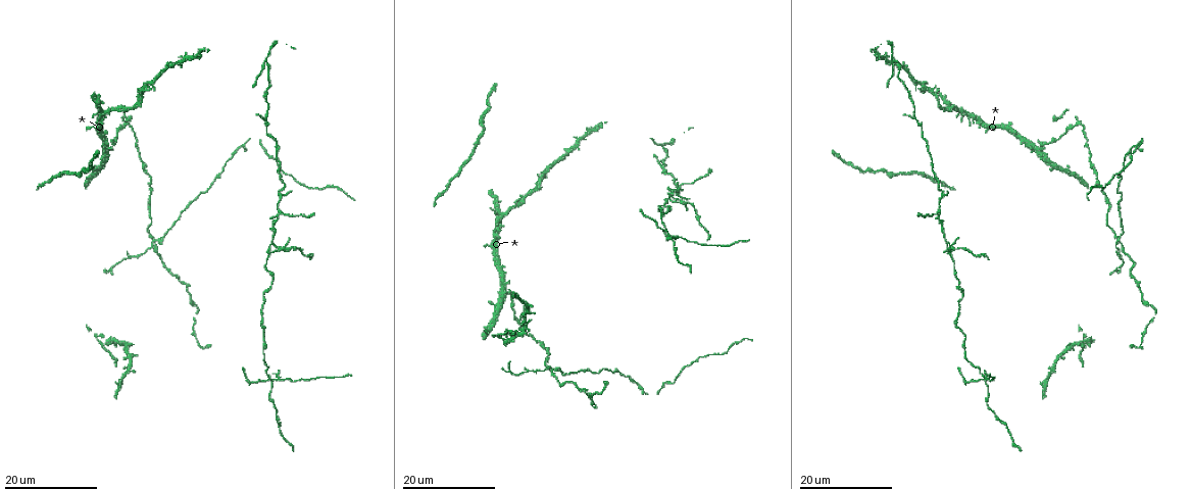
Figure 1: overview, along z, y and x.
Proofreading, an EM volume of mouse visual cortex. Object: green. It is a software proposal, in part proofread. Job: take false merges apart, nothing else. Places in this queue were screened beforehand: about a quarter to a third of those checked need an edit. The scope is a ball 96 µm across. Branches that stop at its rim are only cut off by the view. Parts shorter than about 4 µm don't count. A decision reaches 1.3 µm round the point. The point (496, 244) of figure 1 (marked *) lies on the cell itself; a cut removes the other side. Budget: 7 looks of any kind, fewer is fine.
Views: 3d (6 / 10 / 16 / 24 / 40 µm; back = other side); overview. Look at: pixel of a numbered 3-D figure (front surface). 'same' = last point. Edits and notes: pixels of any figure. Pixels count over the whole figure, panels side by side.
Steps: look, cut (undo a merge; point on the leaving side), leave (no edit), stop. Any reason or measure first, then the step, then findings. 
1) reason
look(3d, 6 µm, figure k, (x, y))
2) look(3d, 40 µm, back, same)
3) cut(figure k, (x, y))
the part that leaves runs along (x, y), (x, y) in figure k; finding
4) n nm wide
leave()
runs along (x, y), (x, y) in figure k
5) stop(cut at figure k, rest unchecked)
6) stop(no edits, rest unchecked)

four or more arms meet
look(3d, 16 µm, figure 1, (939, 214))

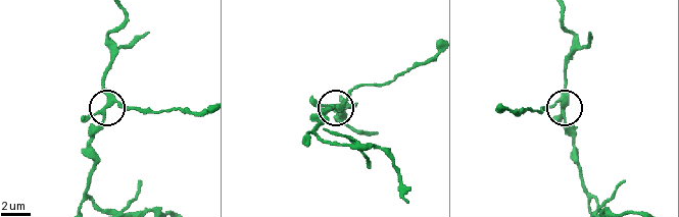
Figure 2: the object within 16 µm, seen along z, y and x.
look(3d, 10 µm, figure 2, (563, 103))

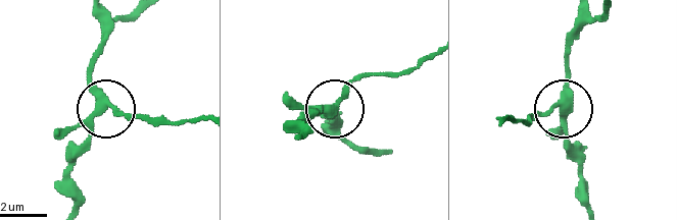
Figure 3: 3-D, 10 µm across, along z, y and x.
look(3d, 6 µm, figure 3, (563, 111))

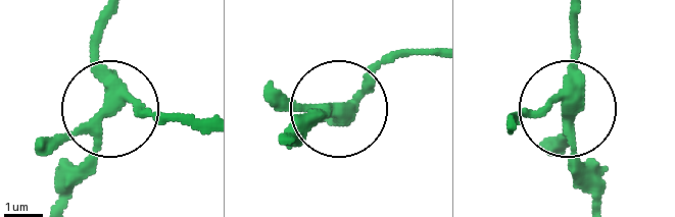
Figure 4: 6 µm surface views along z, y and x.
330 nm wide
leave()
runs along (109, 14), (93, 63), (105, 102), (122, 112), (178, 112) in figure 4; one cell here

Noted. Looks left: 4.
look(3d, 16 µm, figure 1, (104, 110))

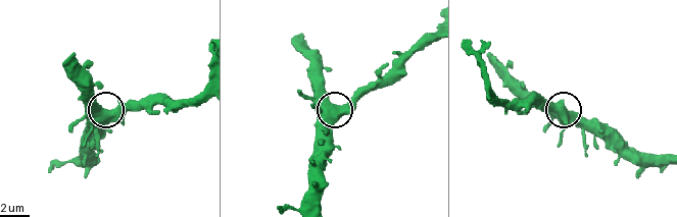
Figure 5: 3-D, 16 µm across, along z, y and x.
zoom in
look(3d, 6 µm, figure 5, (105, 109))

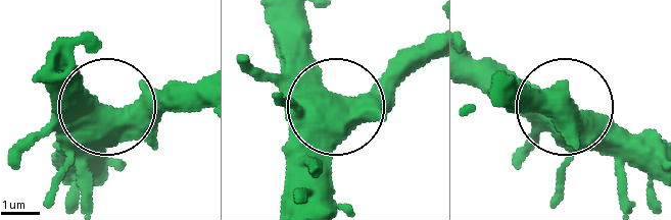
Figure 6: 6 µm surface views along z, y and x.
side arm 42 µm
leave()
one cell here

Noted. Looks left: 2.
sudden change in width
look(3d, 24 µm, figure 1, (274, 276))

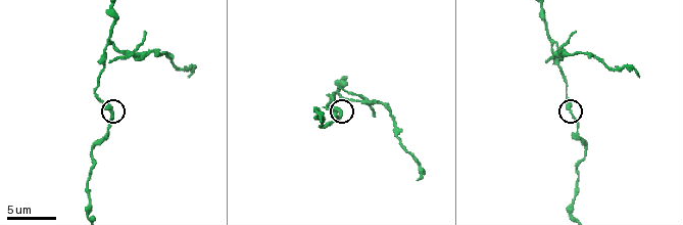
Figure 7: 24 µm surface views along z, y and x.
look(3d, 10 µm, figure 7, (340, 112))

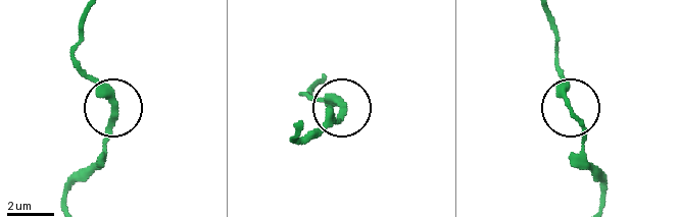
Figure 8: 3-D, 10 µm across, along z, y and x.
cut(figure 8, (102, 157))
a second cell is stuck on

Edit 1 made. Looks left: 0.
stop(cut at figure 8, rest unchecked)

